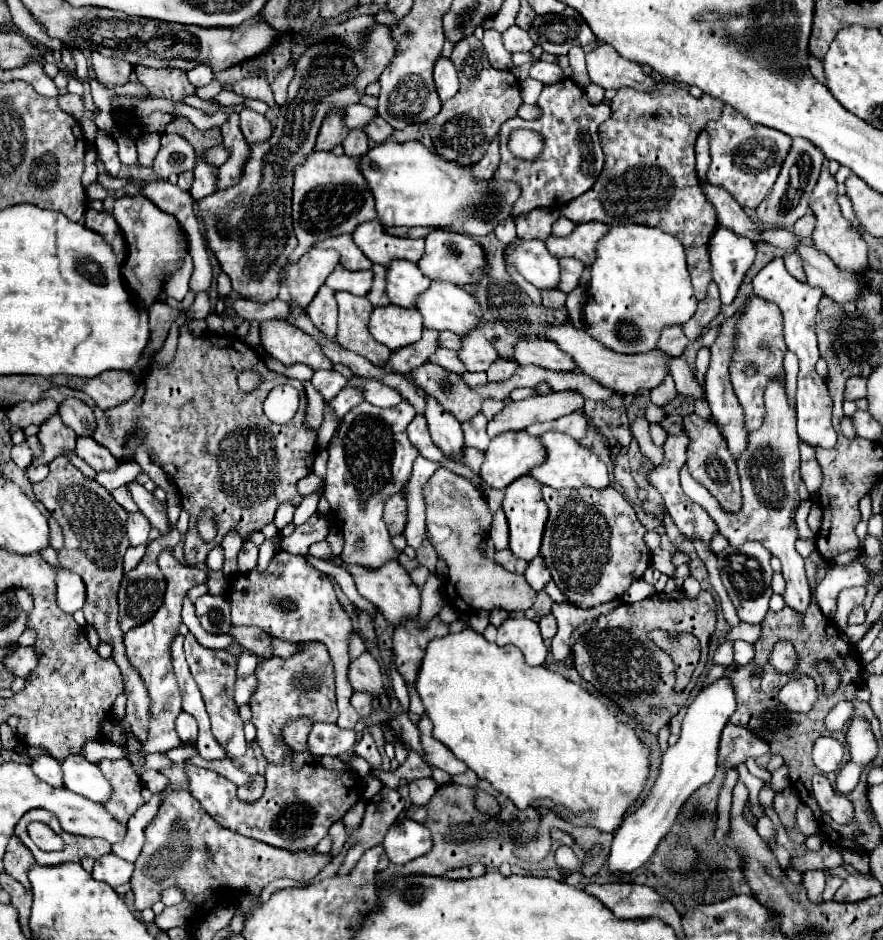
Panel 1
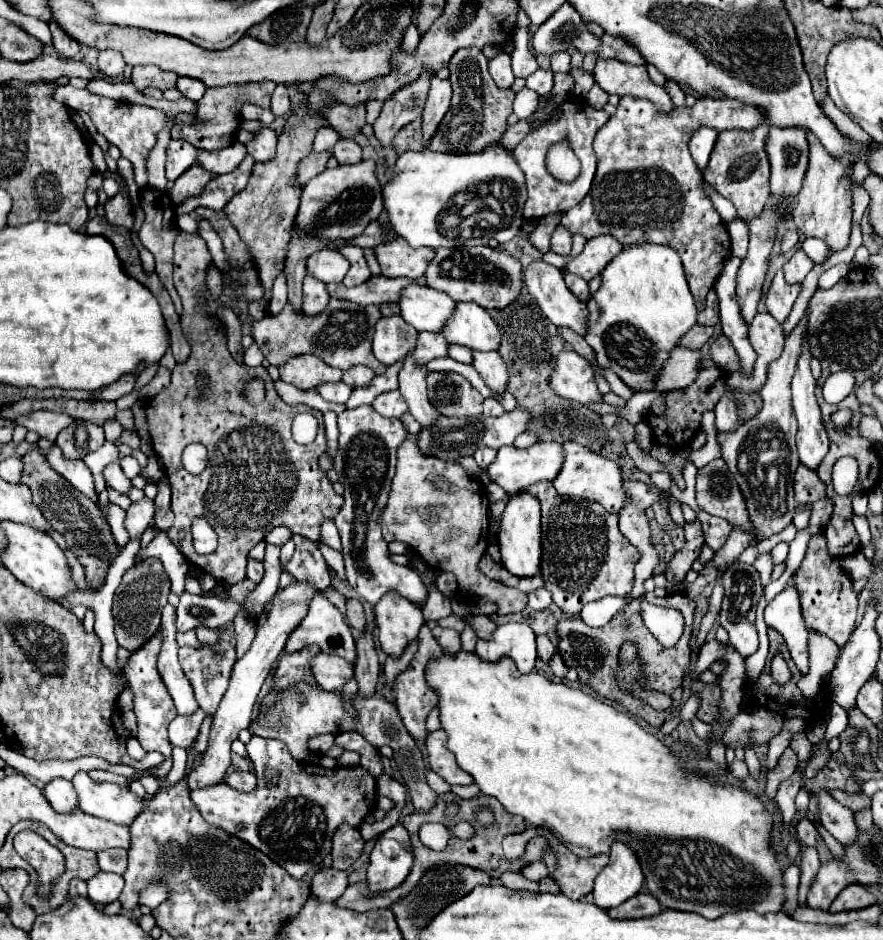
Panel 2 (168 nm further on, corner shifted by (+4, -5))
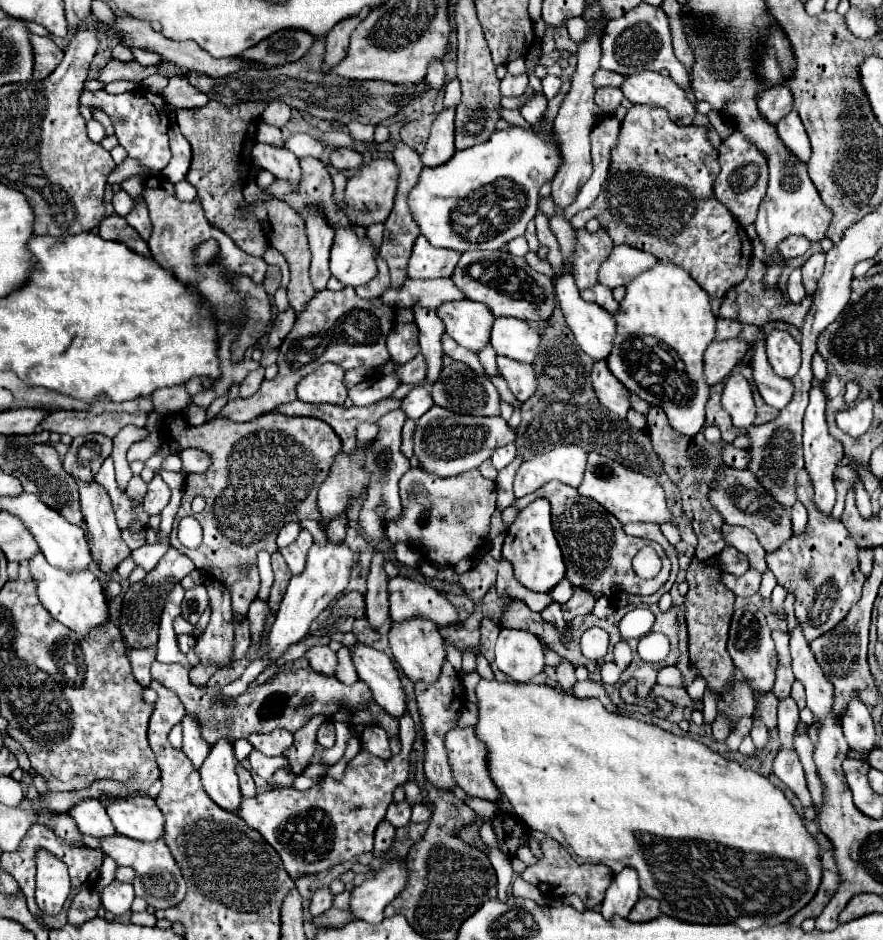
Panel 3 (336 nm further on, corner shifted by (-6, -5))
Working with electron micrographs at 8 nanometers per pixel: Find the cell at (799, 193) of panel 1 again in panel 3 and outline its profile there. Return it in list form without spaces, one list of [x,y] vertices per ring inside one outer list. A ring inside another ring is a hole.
[[[796,111],[788,113],[784,119],[778,121],[776,125],[776,131],[778,131],[778,137],[782,139],[784,147],[802,163],[808,163],[812,151],[810,151],[810,141],[808,141],[808,135],[804,131],[804,125],[798,117]]]

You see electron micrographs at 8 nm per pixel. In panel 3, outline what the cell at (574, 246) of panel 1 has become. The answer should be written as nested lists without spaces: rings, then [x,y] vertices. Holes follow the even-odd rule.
[[[614,245],[612,253],[602,261],[598,269],[598,283],[614,289],[626,285],[638,271],[654,265],[658,259],[650,253],[638,251],[630,245]]]

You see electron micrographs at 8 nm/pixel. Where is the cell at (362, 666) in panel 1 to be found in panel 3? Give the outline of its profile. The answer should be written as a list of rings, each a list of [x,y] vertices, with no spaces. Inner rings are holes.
[[[318,645],[318,647],[312,647],[308,649],[308,663],[312,665],[314,671],[322,673],[322,675],[336,675],[336,667],[338,667],[338,657],[334,651],[330,651],[328,647],[324,645]]]

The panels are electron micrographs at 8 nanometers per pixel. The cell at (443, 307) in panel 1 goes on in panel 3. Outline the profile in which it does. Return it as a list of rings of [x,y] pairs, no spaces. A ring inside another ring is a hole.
[[[496,317],[490,333],[490,345],[496,355],[504,355],[522,363],[532,363],[538,355],[540,337],[524,321],[514,317]]]

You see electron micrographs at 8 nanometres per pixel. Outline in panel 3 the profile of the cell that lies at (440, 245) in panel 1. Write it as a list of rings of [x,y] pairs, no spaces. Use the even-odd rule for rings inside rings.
[[[466,251],[450,279],[454,279],[454,285],[466,295],[466,299],[484,303],[494,315],[542,321],[548,319],[554,309],[552,279],[534,271],[524,257],[514,257],[506,251]]]

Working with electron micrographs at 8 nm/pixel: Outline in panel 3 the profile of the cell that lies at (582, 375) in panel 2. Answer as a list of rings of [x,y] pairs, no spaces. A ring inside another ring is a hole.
[[[594,361],[590,381],[600,405],[624,419],[626,411],[630,409],[628,391],[626,387],[622,387],[622,383],[618,383],[618,379],[614,379],[610,369],[606,367],[606,361]]]

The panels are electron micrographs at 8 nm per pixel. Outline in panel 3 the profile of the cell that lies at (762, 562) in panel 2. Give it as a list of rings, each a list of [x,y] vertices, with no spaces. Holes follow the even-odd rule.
[[[720,467],[716,471],[716,479],[712,481],[712,487],[708,491],[708,501],[712,507],[722,515],[722,519],[730,525],[742,525],[756,533],[760,545],[766,549],[766,553],[778,551],[790,537],[792,537],[792,523],[790,513],[784,507],[778,507],[770,495],[766,495],[766,489],[760,487],[760,483],[754,479],[754,473],[748,469],[734,469],[734,467]]]

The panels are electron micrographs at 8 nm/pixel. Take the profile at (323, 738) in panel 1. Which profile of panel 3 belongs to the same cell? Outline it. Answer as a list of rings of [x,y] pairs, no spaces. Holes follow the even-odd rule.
[[[322,723],[322,727],[318,729],[318,743],[326,749],[334,745],[334,725],[332,723]]]

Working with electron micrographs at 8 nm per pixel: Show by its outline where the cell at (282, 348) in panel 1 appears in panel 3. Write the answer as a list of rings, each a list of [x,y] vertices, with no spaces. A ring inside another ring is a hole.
[[[326,363],[318,367],[314,373],[306,375],[296,385],[296,393],[298,399],[308,403],[342,405],[348,397],[348,389],[344,385],[344,369],[334,363]]]

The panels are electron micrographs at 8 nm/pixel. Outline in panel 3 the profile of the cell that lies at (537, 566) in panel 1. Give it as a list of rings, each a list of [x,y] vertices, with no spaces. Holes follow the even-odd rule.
[[[554,601],[554,603],[550,603],[544,611],[542,611],[542,617],[546,619],[546,621],[550,621],[550,623],[554,623],[556,627],[566,627],[566,621],[562,619],[562,609],[560,609],[560,605]]]

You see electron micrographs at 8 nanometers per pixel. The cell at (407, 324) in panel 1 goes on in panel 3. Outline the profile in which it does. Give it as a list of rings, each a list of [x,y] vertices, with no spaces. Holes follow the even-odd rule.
[[[398,323],[388,335],[386,347],[394,363],[404,365],[420,353],[418,345],[418,327],[414,323]]]

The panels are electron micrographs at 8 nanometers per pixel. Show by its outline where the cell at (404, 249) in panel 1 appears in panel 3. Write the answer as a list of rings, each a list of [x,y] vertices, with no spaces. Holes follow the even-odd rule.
[[[418,237],[408,259],[406,275],[412,279],[438,279],[450,277],[460,259],[458,251],[436,249],[426,239]]]

